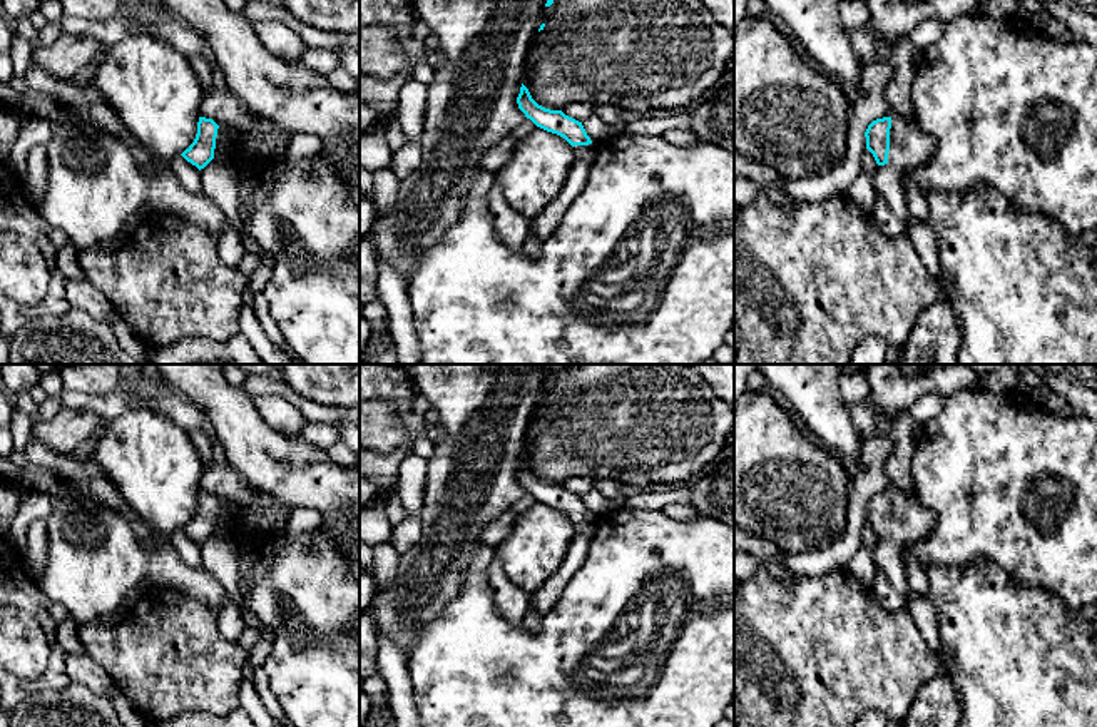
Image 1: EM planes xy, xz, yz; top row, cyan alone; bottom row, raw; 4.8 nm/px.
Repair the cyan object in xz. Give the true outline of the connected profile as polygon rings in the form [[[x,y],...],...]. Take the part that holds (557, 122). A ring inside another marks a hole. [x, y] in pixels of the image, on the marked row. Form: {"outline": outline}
{"outline": [[[523,84],[517,104],[537,127],[564,137],[574,150],[574,162],[560,194],[530,222],[535,236],[543,241],[554,234],[572,201],[585,187],[589,170],[595,160],[595,144],[587,135],[582,122],[565,115],[562,110],[538,105]]]}

